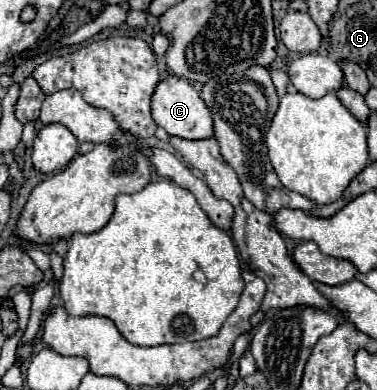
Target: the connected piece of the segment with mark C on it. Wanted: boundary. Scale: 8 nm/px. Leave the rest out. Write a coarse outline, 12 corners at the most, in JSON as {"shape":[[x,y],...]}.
{"shape":[[169,74],[151,98],[151,116],[171,136],[213,136],[195,86]]}

